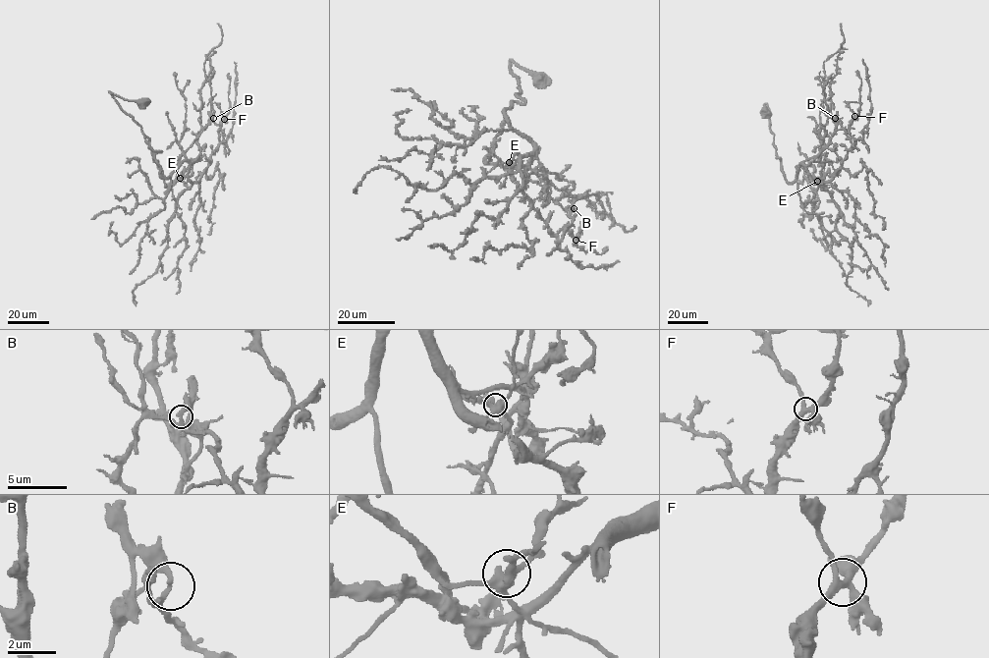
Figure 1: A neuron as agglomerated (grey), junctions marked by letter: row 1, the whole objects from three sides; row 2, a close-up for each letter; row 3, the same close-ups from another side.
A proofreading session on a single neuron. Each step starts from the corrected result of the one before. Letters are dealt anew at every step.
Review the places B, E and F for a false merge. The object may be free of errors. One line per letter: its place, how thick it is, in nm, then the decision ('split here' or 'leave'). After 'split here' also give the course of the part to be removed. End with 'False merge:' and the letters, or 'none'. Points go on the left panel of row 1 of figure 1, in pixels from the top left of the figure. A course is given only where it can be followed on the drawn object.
B: at (213, 118); 200 nm thick; split here; foreign part runs (213, 118), (182, 155), (177, 164), (176, 181), (200, 157), (204, 155), (210, 163), (212, 158)
E: at (180, 178); 360 nm thick; leave
F: at (224, 119); 280 nm thick; leave
False merge: B

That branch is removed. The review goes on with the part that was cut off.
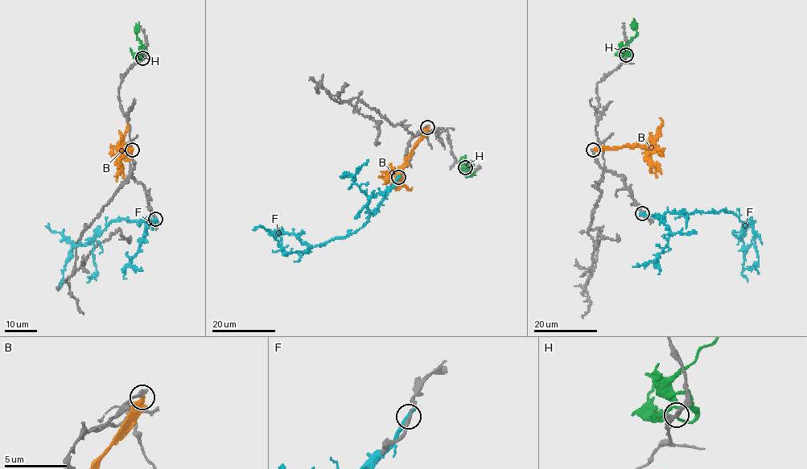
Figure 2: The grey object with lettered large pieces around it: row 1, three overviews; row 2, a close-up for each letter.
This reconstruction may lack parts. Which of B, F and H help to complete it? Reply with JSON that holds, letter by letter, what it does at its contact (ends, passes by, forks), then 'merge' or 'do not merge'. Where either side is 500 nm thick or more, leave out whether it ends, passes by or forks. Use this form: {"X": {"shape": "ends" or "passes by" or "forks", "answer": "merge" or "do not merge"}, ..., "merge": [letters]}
{"B": {"shape": "ends", "answer": "do not merge"}, "F": {"shape": "ends", "answer": "do not merge"}, "H": {"shape": "ends", "answer": "do not merge"}, "merge": []}

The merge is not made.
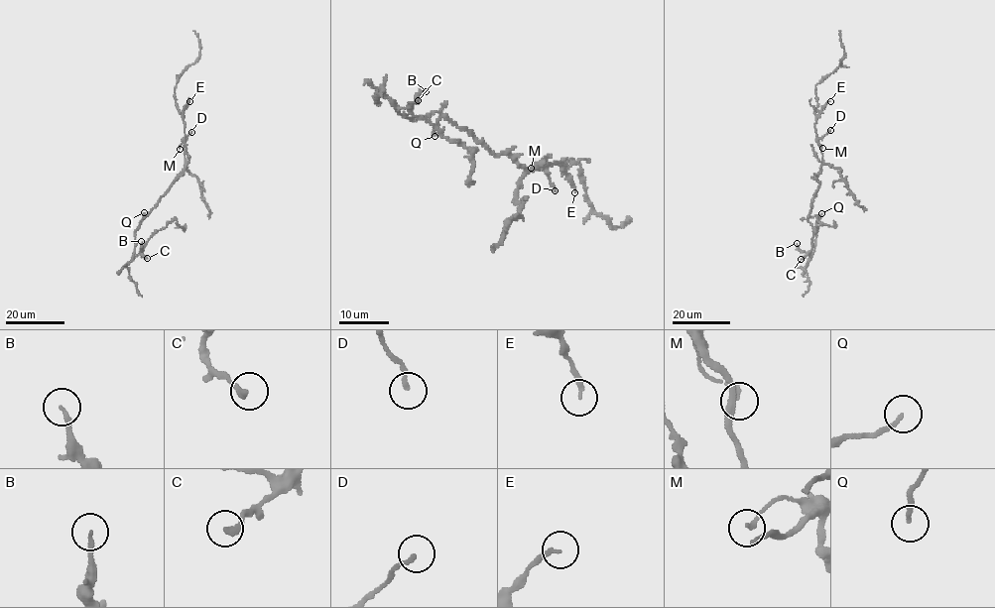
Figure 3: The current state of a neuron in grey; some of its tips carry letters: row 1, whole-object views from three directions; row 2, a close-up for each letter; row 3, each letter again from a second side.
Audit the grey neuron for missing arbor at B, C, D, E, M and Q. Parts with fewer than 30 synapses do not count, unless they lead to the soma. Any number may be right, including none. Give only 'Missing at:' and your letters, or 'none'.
Missing at: none

